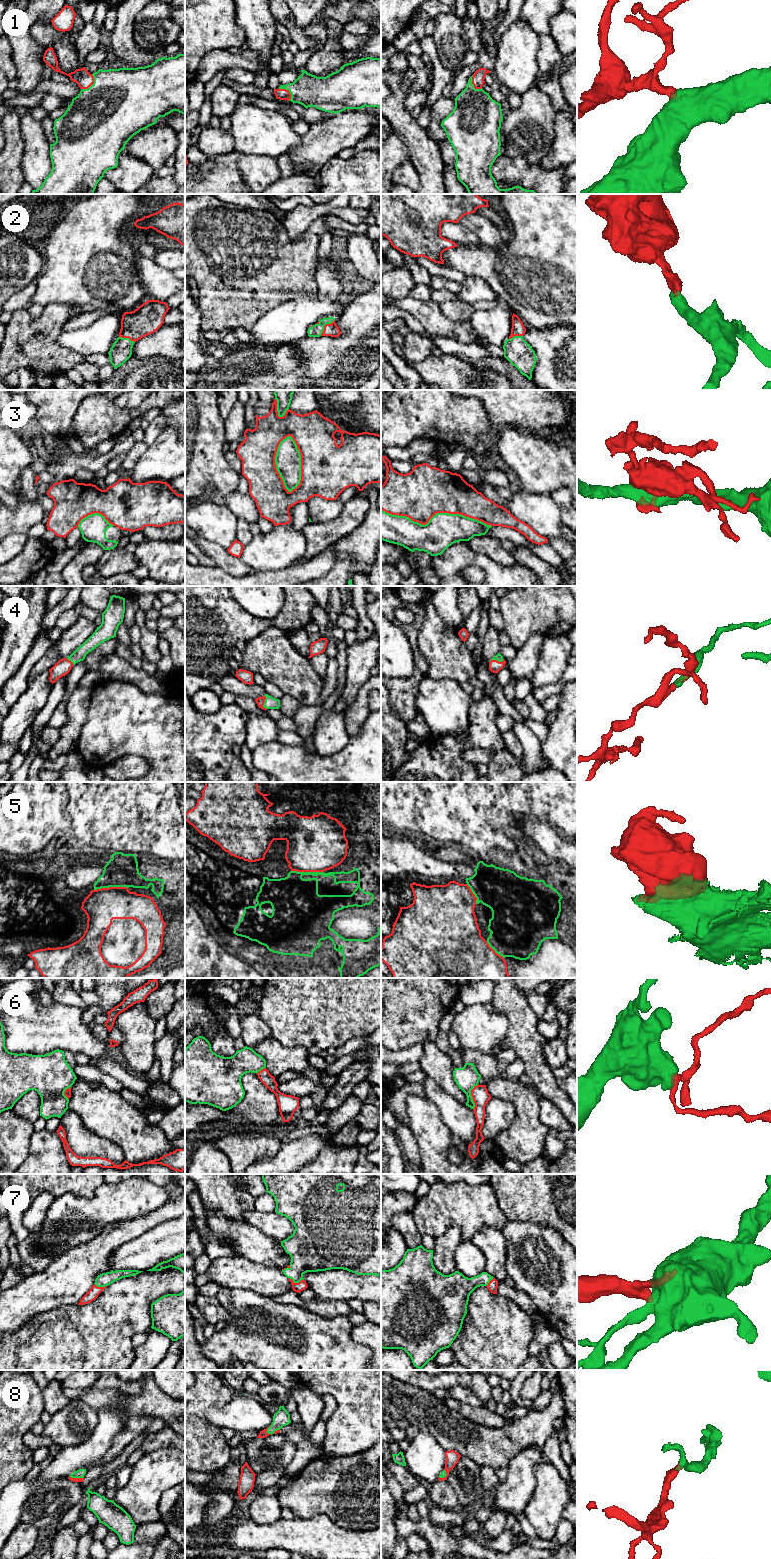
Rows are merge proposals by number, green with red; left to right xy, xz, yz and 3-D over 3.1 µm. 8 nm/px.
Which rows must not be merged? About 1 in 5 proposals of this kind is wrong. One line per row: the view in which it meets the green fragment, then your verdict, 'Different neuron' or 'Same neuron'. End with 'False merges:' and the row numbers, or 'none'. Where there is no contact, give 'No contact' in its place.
1: Touches green in xy. Same neuron
2: Touches green in xz. Same neuron
3: Touches green in xz. Same neuron
4: Touches green in xz. Same neuron
5: Touches green in xy. Different neuron
6: Touches green in yz. Different neuron
7: Touches green in xz. Same neuron
8: Touches green in xz. Same neuron
False merges: 5, 6

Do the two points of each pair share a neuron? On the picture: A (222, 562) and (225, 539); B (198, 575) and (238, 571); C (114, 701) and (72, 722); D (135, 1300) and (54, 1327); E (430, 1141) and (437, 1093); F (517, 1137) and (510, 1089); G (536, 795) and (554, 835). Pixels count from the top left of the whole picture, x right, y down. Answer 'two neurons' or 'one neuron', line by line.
A: two neurons
B: two neurons
C: two neurons
D: one neuron
E: two neurons
F: one neuron
G: two neurons

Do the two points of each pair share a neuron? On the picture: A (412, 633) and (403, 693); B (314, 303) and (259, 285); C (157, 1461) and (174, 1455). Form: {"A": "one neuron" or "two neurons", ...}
{"A": "one neuron", "B": "two neurons", "C": "one neuron"}

